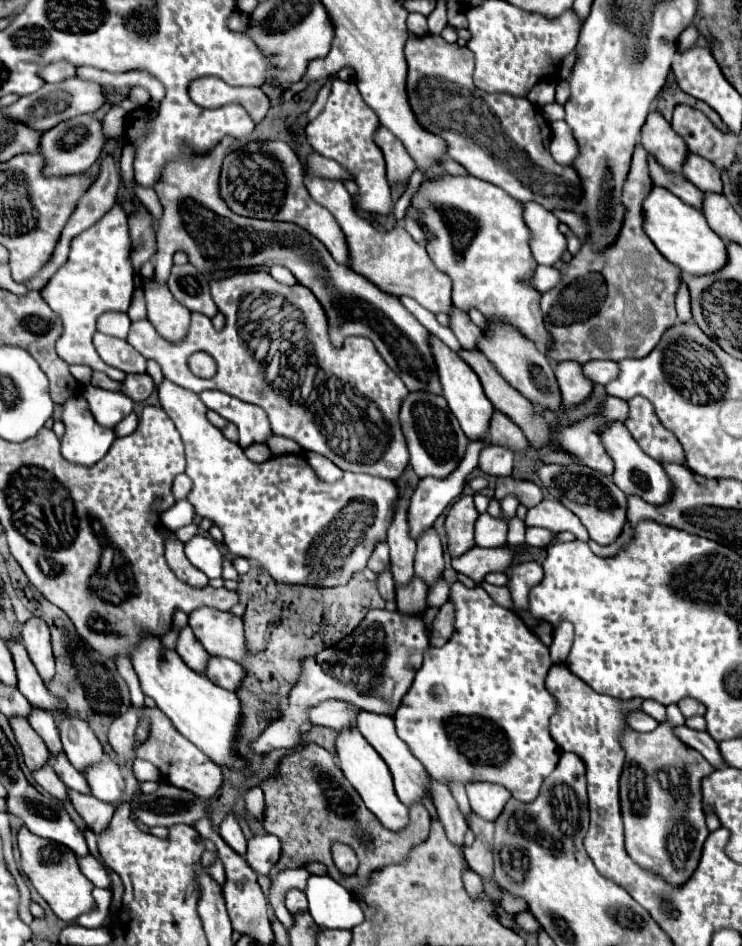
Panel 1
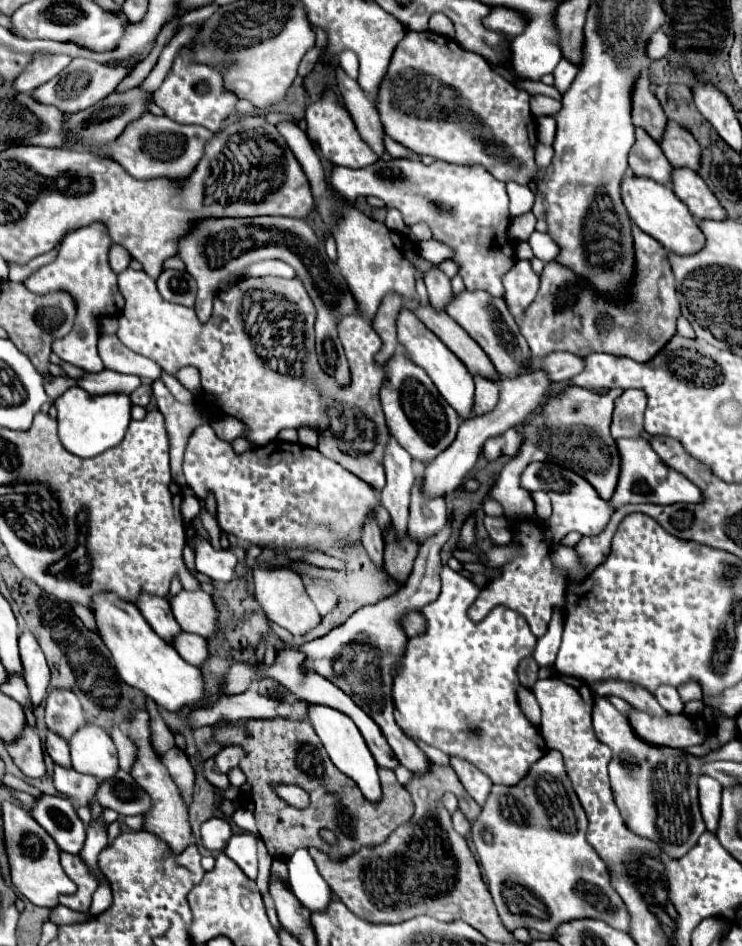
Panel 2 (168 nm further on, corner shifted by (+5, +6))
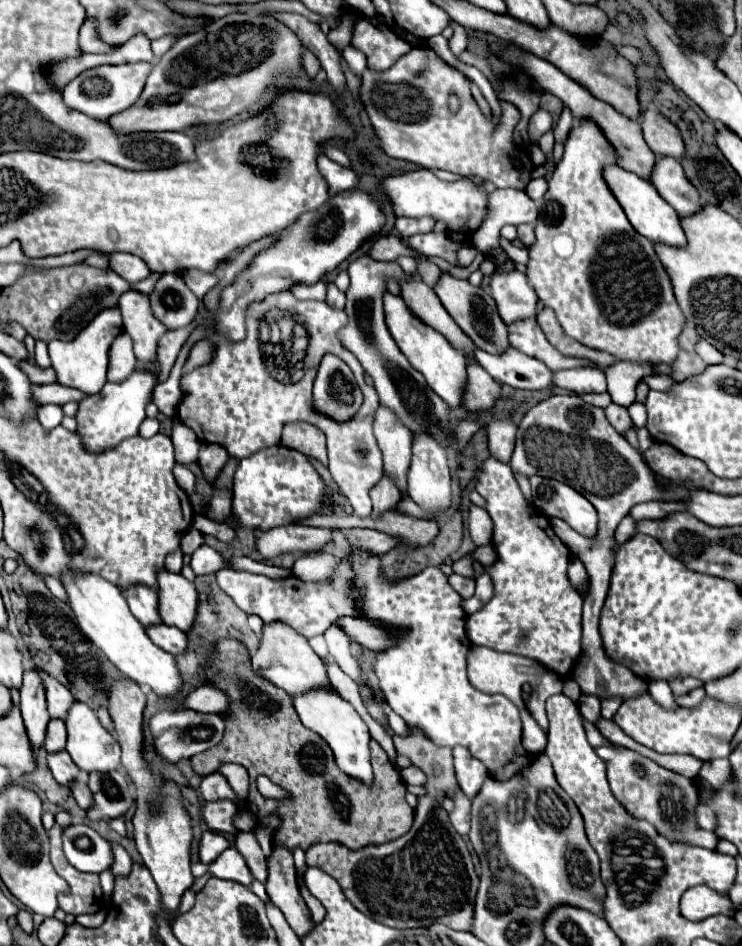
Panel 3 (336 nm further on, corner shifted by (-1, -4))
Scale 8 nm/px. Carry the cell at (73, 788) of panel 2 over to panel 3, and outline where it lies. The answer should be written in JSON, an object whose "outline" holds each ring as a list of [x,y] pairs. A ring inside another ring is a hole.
{"outline":[[[66,751],[48,755],[48,767],[54,775],[54,779],[58,781],[58,785],[62,787],[72,787],[72,783],[78,779],[80,769],[76,769],[76,765],[72,765],[72,759],[68,757]]]}

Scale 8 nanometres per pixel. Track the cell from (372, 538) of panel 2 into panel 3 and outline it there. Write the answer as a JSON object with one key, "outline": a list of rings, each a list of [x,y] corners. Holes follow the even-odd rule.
{"outline":[[[386,475],[382,477],[380,485],[376,485],[376,489],[372,489],[370,497],[372,497],[372,503],[374,503],[374,509],[372,509],[372,515],[370,515],[372,519],[378,519],[386,511],[394,509],[396,503],[402,499],[400,491],[392,485],[392,481],[388,481]]]}

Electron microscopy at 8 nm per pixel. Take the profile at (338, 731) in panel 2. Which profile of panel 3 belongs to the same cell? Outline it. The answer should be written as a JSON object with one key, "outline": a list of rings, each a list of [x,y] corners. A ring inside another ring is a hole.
{"outline":[[[310,693],[304,697],[294,697],[292,701],[296,707],[296,713],[300,715],[300,721],[308,729],[318,733],[330,745],[336,765],[350,777],[360,779],[366,785],[372,785],[374,773],[372,773],[372,765],[370,765],[370,747],[368,747],[370,733],[368,733],[366,723],[356,713],[356,709],[336,693]]]}

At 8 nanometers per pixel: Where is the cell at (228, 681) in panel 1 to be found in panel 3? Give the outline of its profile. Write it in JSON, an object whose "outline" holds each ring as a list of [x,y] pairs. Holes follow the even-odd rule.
{"outline":[[[160,625],[160,629],[148,629],[148,635],[156,645],[172,655],[182,655],[188,649],[188,637],[180,629],[172,629],[168,625]]]}

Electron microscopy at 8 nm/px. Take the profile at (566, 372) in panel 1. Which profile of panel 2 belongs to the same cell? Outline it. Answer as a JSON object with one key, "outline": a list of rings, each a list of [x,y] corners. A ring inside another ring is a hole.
{"outline":[[[542,371],[526,373],[526,375],[520,375],[514,379],[504,379],[500,383],[498,407],[494,407],[494,411],[490,411],[490,415],[480,415],[480,417],[472,417],[472,419],[462,421],[454,443],[446,451],[442,451],[442,455],[438,455],[432,463],[426,465],[424,495],[434,497],[434,495],[456,491],[462,485],[464,475],[474,467],[484,441],[490,437],[502,435],[504,431],[524,423],[530,417],[530,413],[534,413],[542,405],[542,401],[548,397],[548,389],[550,389],[550,379]]]}

